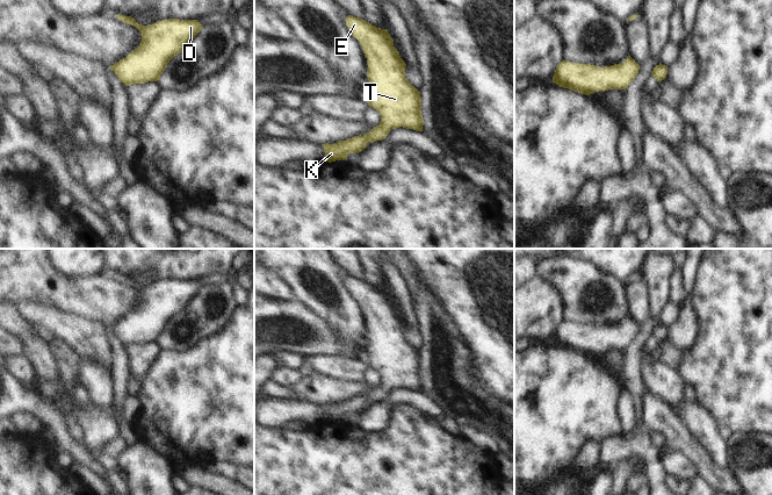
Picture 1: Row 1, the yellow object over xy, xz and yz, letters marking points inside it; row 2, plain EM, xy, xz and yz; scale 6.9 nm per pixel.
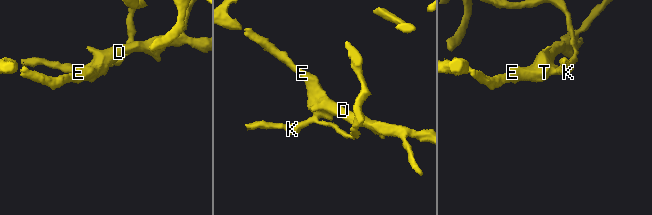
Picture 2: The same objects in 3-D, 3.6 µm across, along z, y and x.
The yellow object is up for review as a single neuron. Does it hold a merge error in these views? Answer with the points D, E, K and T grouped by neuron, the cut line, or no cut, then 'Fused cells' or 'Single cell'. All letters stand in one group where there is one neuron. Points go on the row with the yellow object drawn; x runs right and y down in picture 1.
Groups: D E K T. No split. Single cell

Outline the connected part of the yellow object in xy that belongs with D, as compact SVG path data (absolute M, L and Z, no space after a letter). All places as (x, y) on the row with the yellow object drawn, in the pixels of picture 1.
M116 16L135 26L142 36L134 51L109 66L125 86L158 81L169 60L187 49L203 28L197 20L168 19L142 26L131 16Z

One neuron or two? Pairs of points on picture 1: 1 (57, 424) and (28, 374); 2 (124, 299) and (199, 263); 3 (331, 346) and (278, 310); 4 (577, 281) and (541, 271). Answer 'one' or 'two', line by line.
1: two
2: two
3: one
4: one

